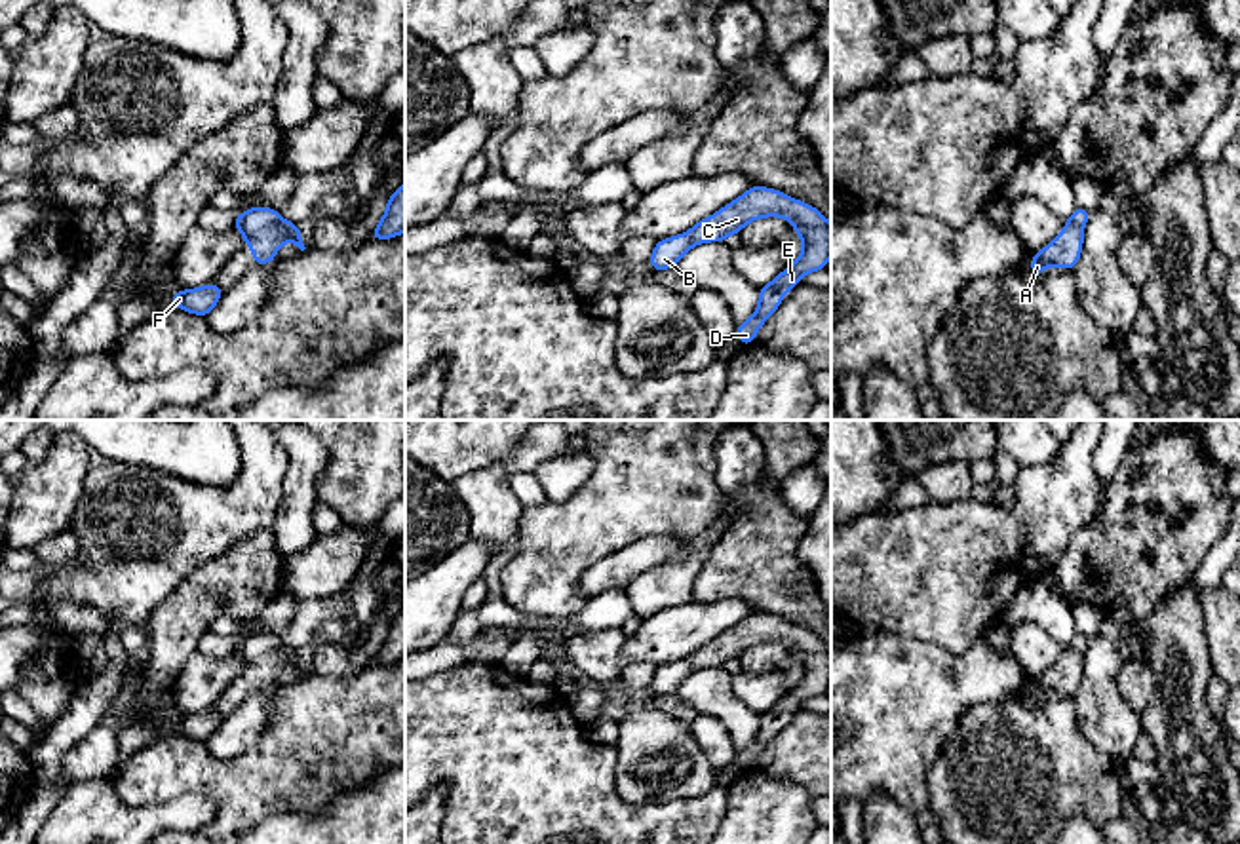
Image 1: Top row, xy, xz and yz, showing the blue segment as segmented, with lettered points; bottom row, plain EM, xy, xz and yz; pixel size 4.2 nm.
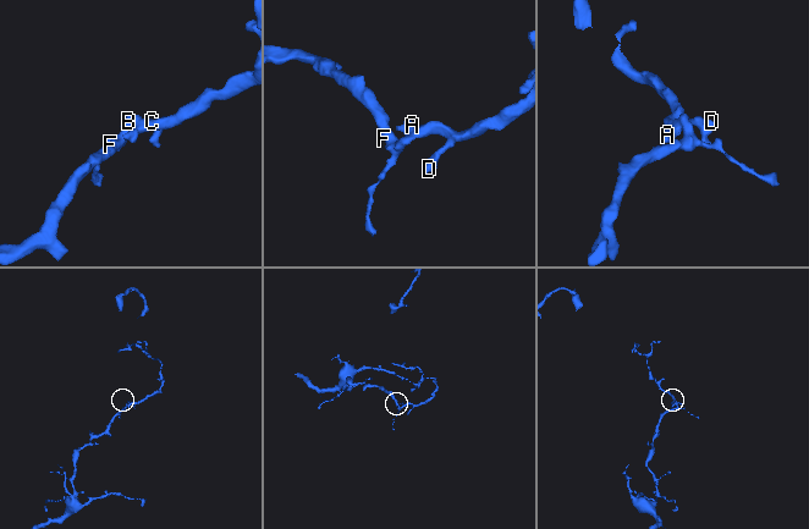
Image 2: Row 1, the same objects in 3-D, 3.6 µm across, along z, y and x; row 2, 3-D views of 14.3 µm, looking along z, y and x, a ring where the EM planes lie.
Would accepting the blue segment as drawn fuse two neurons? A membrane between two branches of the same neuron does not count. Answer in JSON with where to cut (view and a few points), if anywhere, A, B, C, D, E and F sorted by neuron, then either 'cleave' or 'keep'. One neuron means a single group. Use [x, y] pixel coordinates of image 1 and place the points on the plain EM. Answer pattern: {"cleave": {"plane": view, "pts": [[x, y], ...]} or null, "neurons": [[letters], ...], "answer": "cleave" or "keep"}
{"cleave": {"plane": "xy", "pts": [[278, 643], [246, 668]]}, "neurons": [["A", "C", "D", "E"], ["B", "F"]], "answer": "cleave"}

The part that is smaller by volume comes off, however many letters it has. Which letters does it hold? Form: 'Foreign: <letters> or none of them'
Foreign: A, C, D, E

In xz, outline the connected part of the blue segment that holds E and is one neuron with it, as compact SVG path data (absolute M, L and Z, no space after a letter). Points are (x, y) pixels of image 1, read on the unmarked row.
M751 612L715 641L696 648L687 662L694 669L725 667L751 646L763 643L785 643L803 665L803 679L787 696L759 717L755 739L736 755L742 772L753 770L759 753L778 736L782 722L791 717L804 700L827 694L827 684L831 682L831 650L827 644L808 629L763 612Z

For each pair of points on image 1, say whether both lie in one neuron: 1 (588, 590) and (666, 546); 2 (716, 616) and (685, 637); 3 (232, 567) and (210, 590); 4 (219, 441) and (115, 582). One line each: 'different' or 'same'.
1: same
2: same
3: same
4: different

